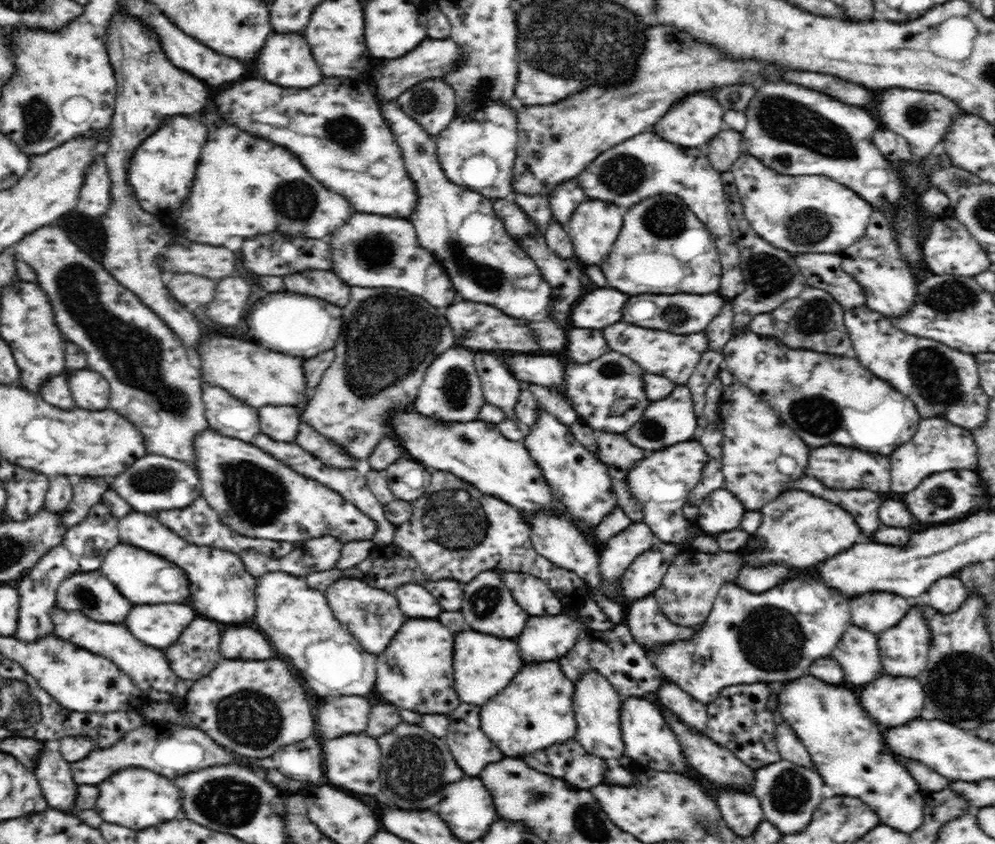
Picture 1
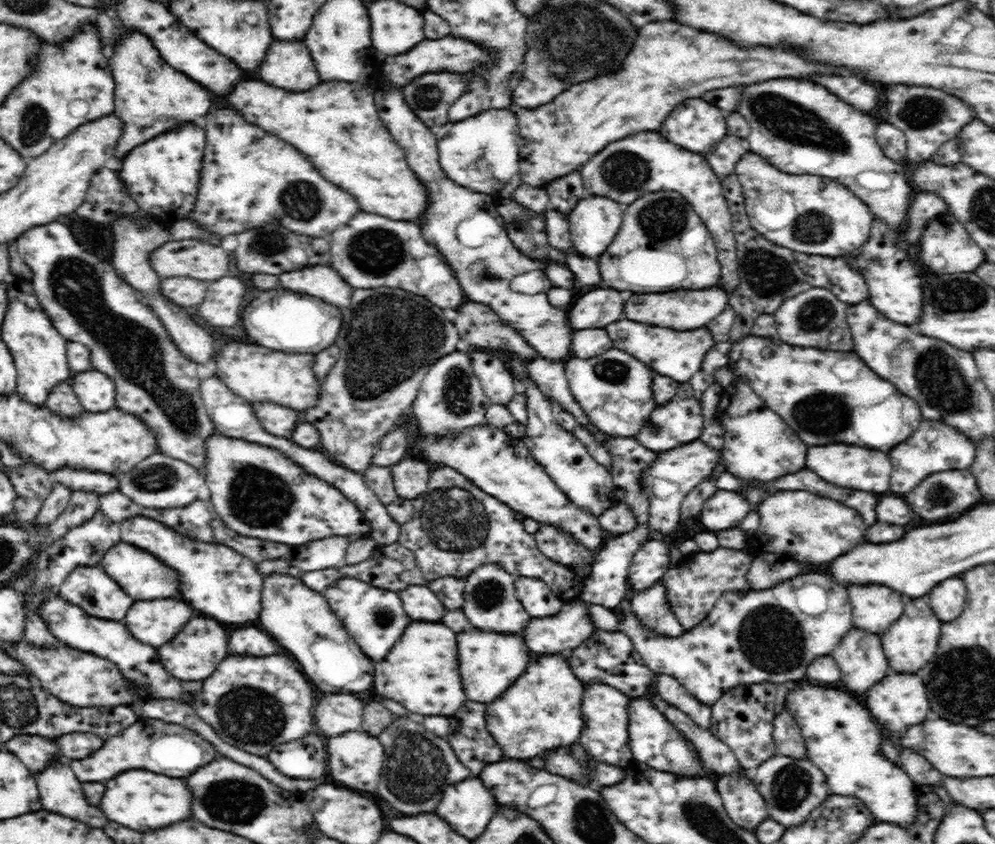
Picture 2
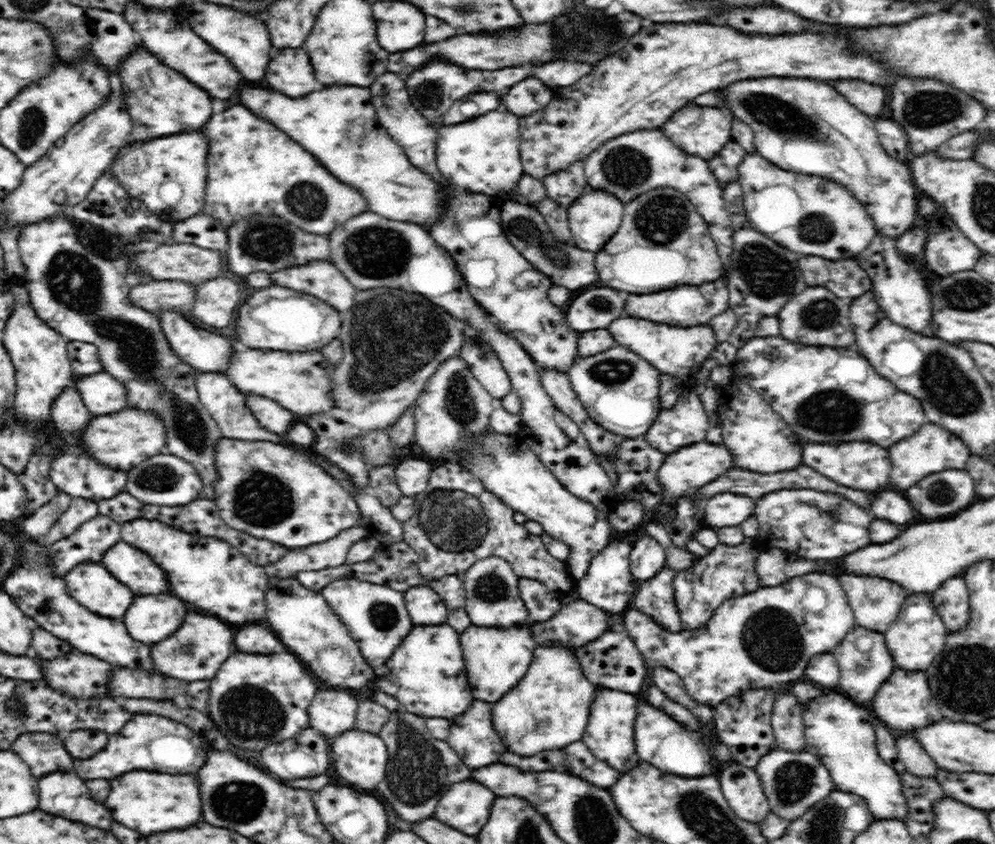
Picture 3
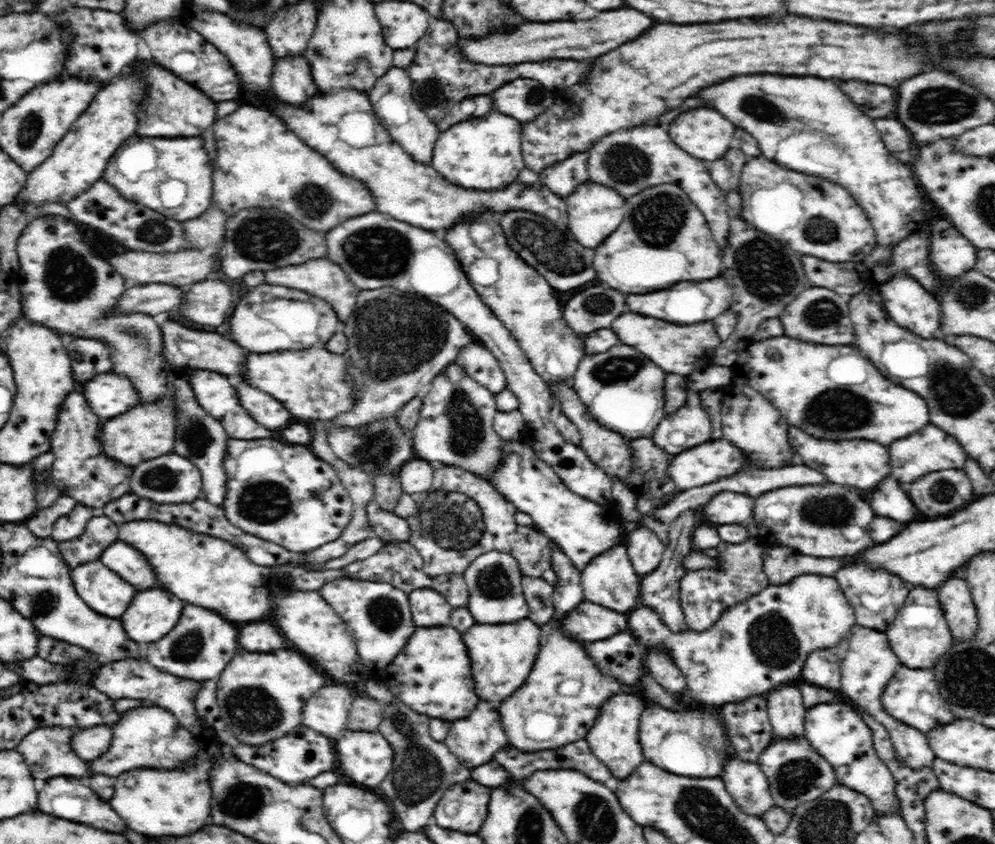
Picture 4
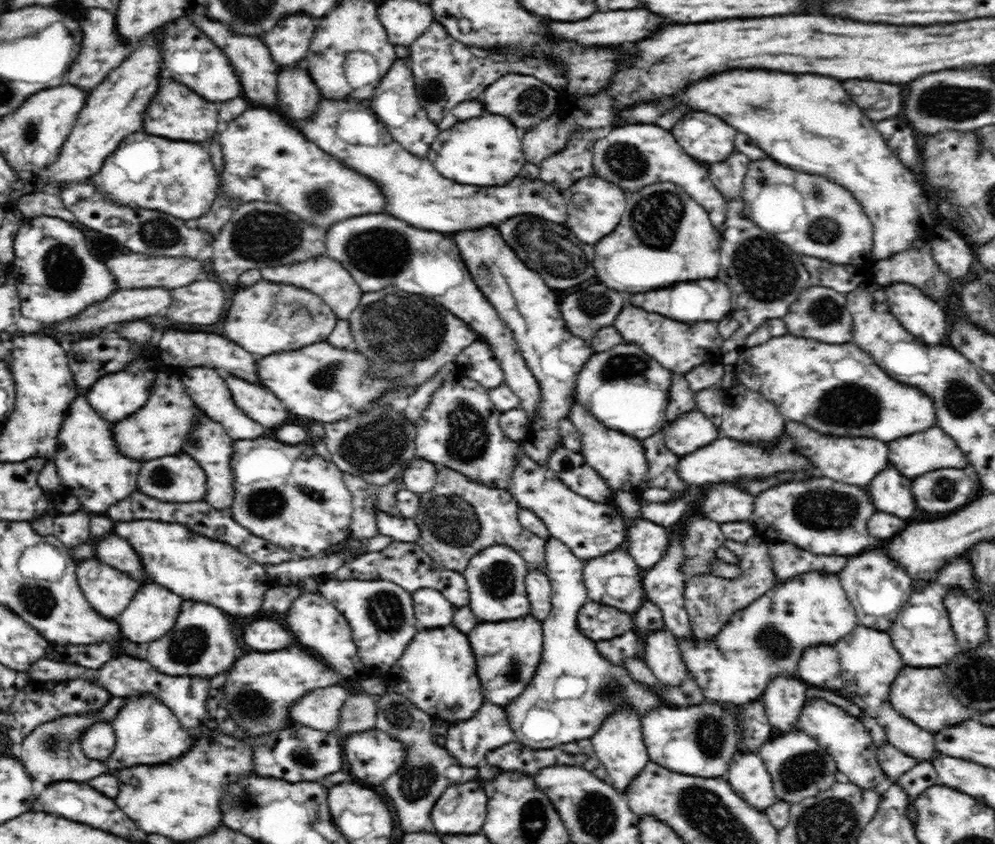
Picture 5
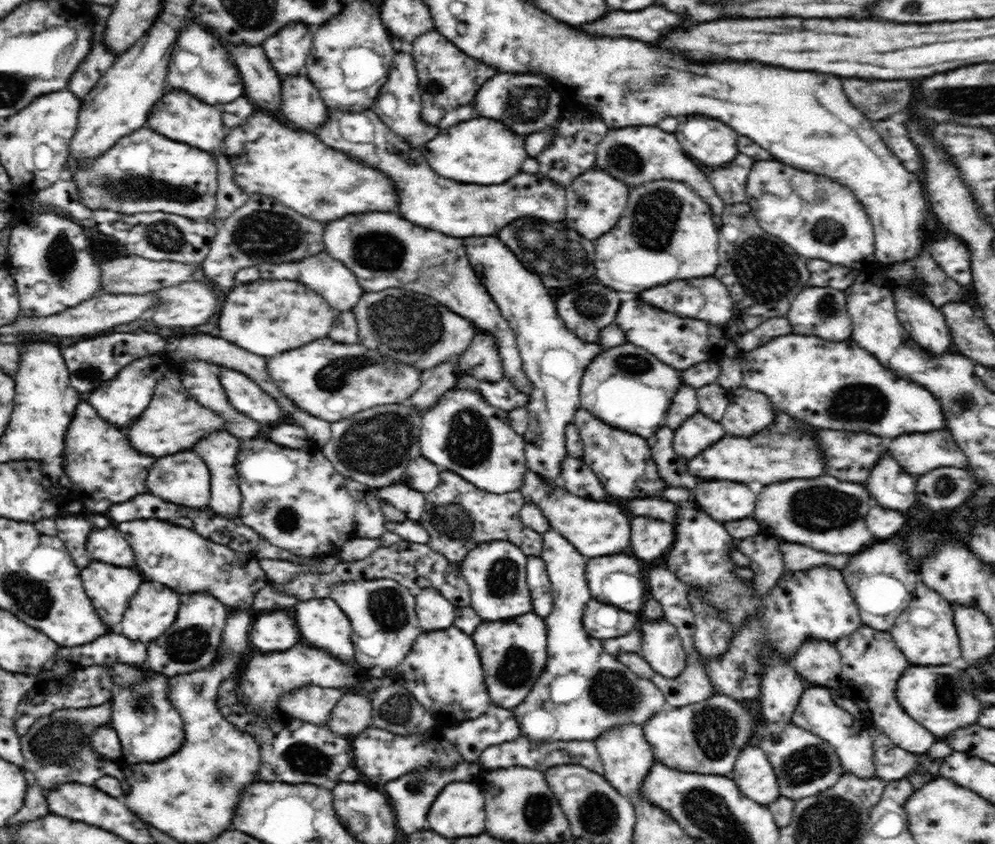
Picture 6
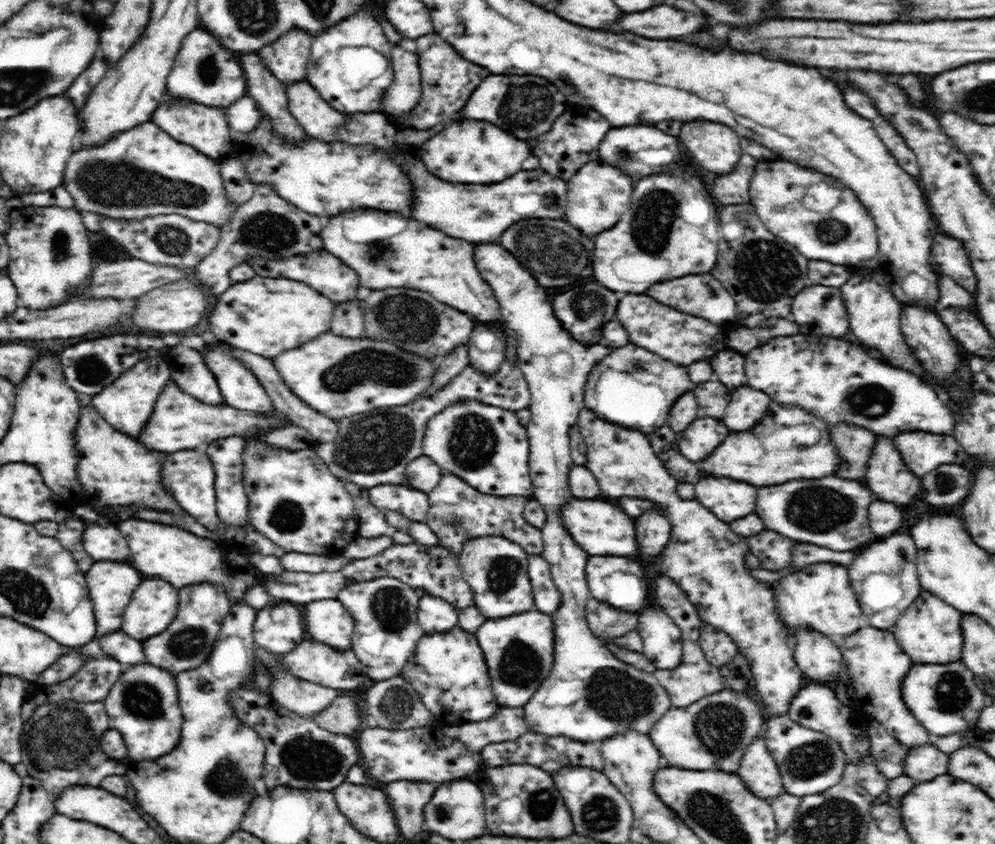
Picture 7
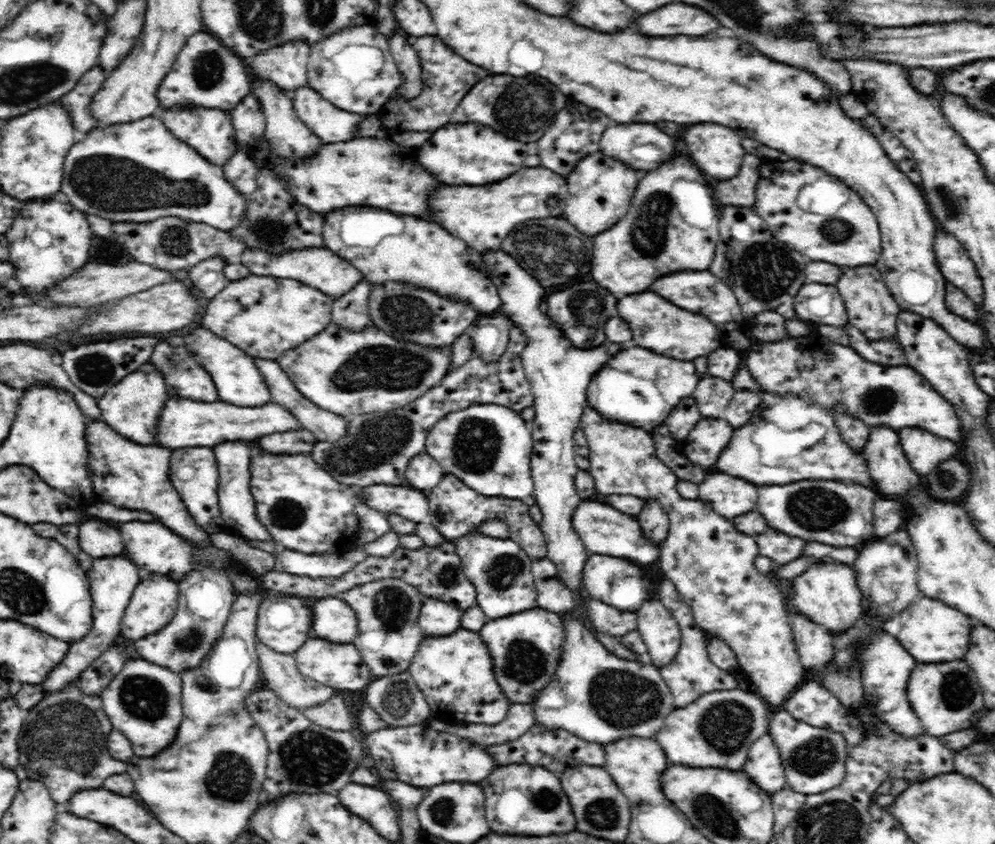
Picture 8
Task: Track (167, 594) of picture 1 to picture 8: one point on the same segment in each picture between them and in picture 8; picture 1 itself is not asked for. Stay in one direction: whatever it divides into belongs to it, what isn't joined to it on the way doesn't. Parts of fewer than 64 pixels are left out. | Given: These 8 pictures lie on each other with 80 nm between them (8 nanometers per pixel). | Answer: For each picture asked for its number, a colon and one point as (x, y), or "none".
2: (144, 577)
3: (131, 567)
4: (120, 557)
5: (117, 553)
6: (108, 546)
7: (100, 543)
8: (96, 539)

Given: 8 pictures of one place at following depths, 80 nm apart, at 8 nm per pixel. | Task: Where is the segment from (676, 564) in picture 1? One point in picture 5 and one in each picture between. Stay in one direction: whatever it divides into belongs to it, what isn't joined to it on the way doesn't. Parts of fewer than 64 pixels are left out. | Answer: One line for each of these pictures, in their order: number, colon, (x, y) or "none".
2: (692, 587)
3: (725, 572)
4: (737, 574)
5: (710, 601)

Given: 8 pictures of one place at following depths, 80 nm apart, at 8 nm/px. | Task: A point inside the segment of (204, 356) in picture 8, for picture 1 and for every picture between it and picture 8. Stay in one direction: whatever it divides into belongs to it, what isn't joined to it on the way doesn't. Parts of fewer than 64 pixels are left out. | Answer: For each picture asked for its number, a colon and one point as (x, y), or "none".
1: (281, 423)
2: (277, 420)
3: (275, 418)
4: (267, 411)
5: (261, 406)
6: (244, 395)
7: (239, 386)

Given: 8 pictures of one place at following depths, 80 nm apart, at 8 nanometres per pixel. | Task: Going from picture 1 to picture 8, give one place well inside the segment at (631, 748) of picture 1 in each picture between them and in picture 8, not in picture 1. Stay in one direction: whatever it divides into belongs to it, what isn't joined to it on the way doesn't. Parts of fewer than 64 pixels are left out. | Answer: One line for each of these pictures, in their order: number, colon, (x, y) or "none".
2: (654, 741)
3: (660, 741)
4: (693, 743)
5: (700, 740)
6: (706, 737)
7: (712, 734)
8: (716, 730)

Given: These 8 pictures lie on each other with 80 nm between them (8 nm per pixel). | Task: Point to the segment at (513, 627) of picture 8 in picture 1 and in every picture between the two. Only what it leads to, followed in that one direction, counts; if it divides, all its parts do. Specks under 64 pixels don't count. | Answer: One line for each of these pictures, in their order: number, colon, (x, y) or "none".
1: (484, 665)
2: (489, 663)
3: (495, 660)
4: (503, 655)
5: (508, 653)
6: (513, 653)
7: (519, 650)

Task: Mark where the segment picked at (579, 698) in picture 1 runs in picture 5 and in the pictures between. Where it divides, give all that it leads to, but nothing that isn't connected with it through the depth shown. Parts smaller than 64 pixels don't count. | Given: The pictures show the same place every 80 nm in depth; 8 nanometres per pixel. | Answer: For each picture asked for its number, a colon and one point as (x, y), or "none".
2: (605, 736)
3: (609, 736)
4: (614, 739)
5: (619, 745)

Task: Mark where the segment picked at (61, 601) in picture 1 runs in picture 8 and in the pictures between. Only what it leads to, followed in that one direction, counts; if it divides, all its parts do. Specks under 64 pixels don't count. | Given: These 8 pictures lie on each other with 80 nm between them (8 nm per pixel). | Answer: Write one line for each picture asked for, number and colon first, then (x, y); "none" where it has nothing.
2: (90, 588)
3: (92, 585)
4: (102, 589)
5: (109, 591)
6: (110, 588)
7: (110, 585)
8: (112, 580)

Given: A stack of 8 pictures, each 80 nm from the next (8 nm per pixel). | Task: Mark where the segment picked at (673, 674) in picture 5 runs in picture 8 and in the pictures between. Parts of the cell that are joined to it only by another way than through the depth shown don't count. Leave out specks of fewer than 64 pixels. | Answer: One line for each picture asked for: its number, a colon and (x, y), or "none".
6: (662, 647)
7: (662, 644)
8: (659, 629)

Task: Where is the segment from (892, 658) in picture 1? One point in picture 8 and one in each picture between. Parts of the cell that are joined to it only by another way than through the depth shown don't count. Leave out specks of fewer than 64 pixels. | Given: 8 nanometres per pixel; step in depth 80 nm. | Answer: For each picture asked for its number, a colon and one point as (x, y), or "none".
2: (911, 640)
3: (918, 634)
4: (920, 634)
5: (923, 635)
6: (926, 633)
7: (929, 630)
8: (933, 632)

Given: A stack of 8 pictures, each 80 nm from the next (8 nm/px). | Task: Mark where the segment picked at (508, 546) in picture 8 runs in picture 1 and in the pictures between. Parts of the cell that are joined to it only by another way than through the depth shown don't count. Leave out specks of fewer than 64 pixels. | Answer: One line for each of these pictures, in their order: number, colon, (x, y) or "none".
1: (489, 606)
2: (491, 602)
3: (492, 599)
4: (494, 580)
5: (495, 576)
6: (496, 571)
7: (496, 568)

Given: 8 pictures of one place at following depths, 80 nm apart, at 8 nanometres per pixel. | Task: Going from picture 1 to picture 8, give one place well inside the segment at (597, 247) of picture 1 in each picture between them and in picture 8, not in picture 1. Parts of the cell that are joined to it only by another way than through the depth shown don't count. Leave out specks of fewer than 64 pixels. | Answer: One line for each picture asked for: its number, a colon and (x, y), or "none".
2: (593, 223)
3: (594, 217)
4: (594, 211)
5: (595, 206)
6: (596, 200)
7: (599, 193)
8: (600, 189)

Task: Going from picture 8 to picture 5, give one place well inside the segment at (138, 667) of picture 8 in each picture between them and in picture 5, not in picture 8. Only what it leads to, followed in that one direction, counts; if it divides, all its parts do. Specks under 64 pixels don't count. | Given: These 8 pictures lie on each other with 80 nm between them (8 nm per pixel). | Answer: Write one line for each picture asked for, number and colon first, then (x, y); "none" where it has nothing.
5: (147, 732)
6: (150, 728)
7: (143, 705)

